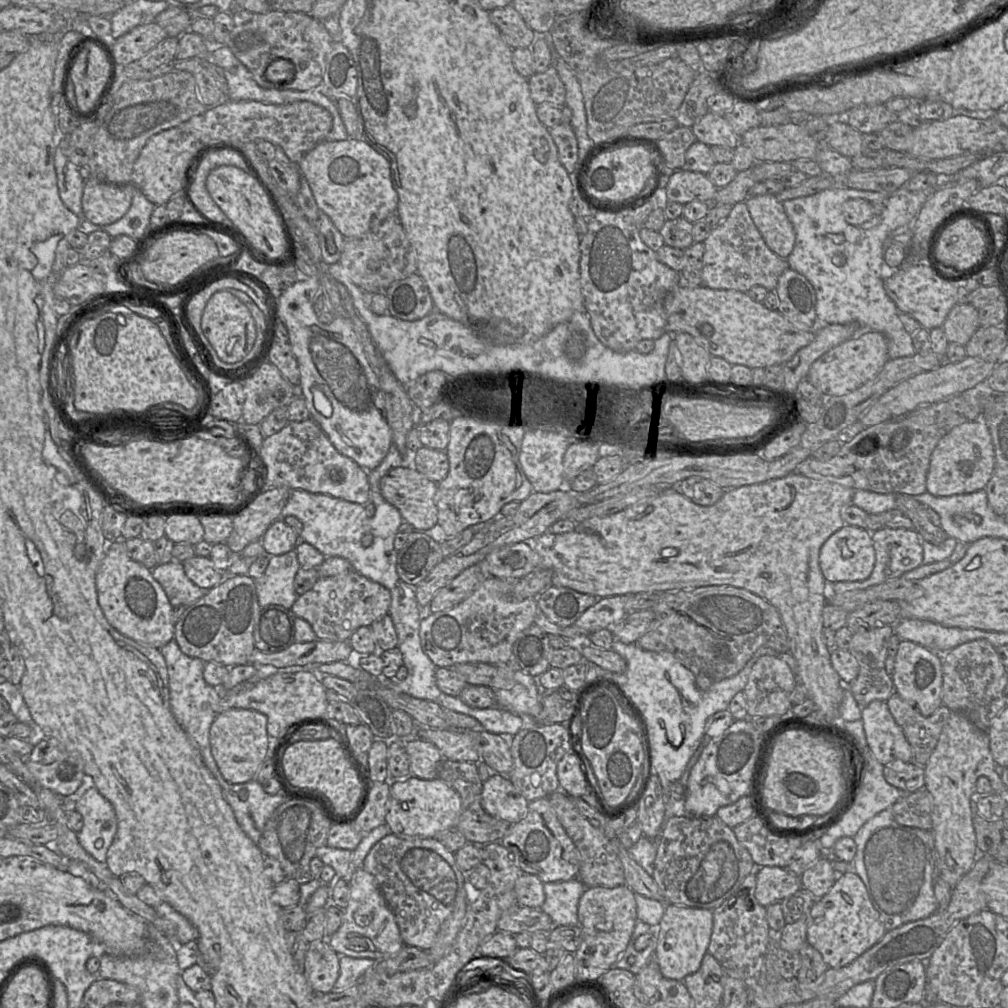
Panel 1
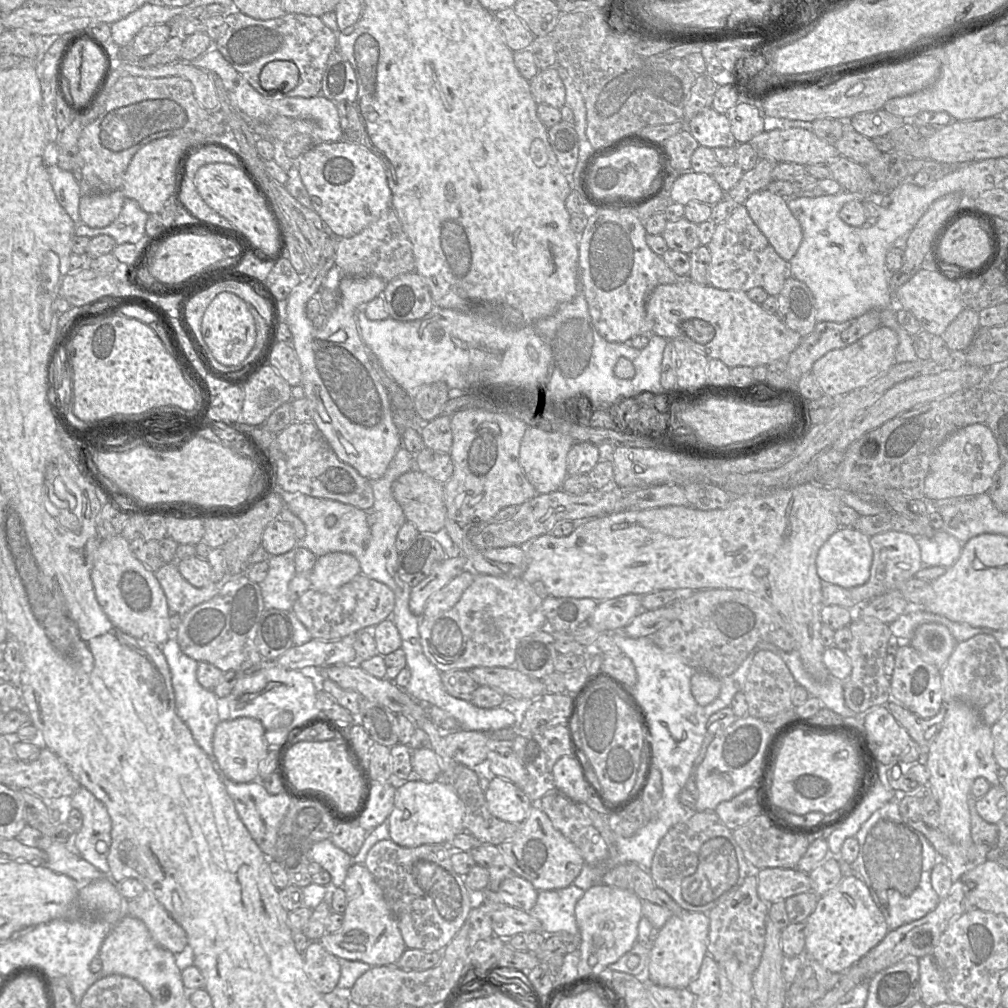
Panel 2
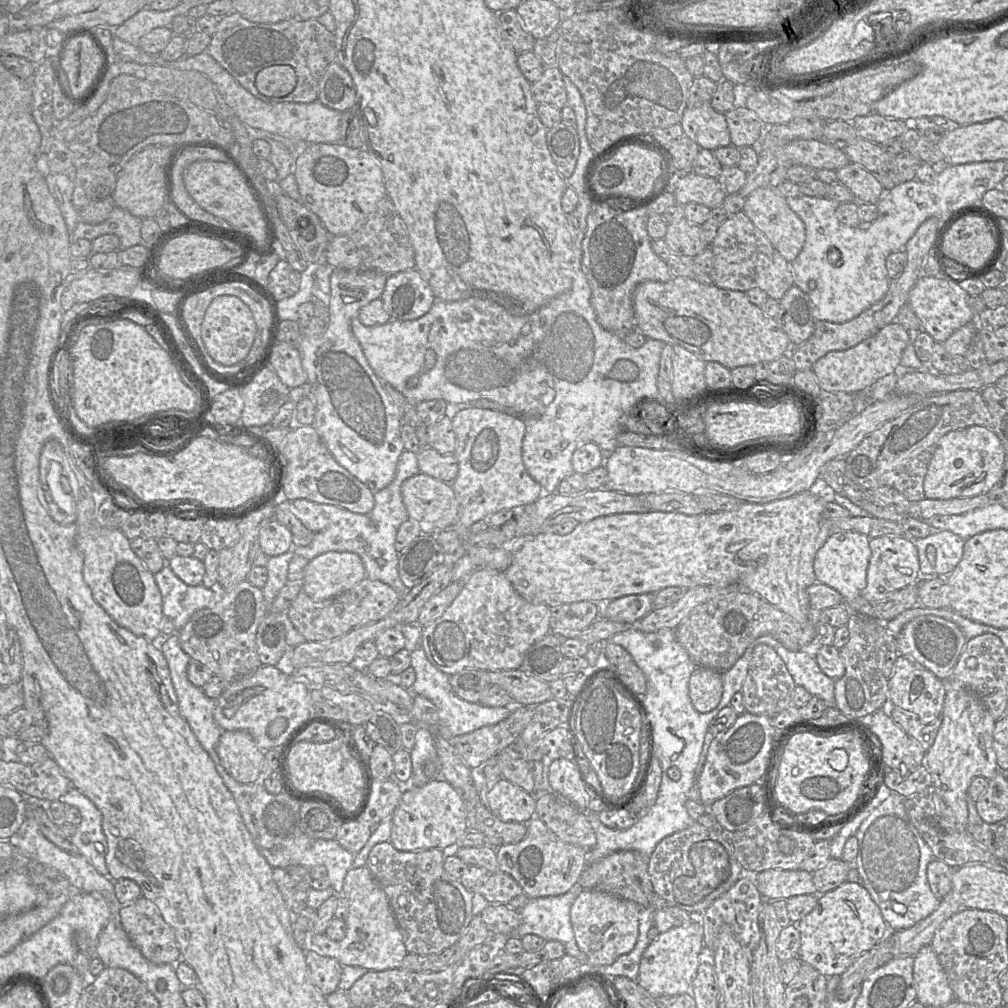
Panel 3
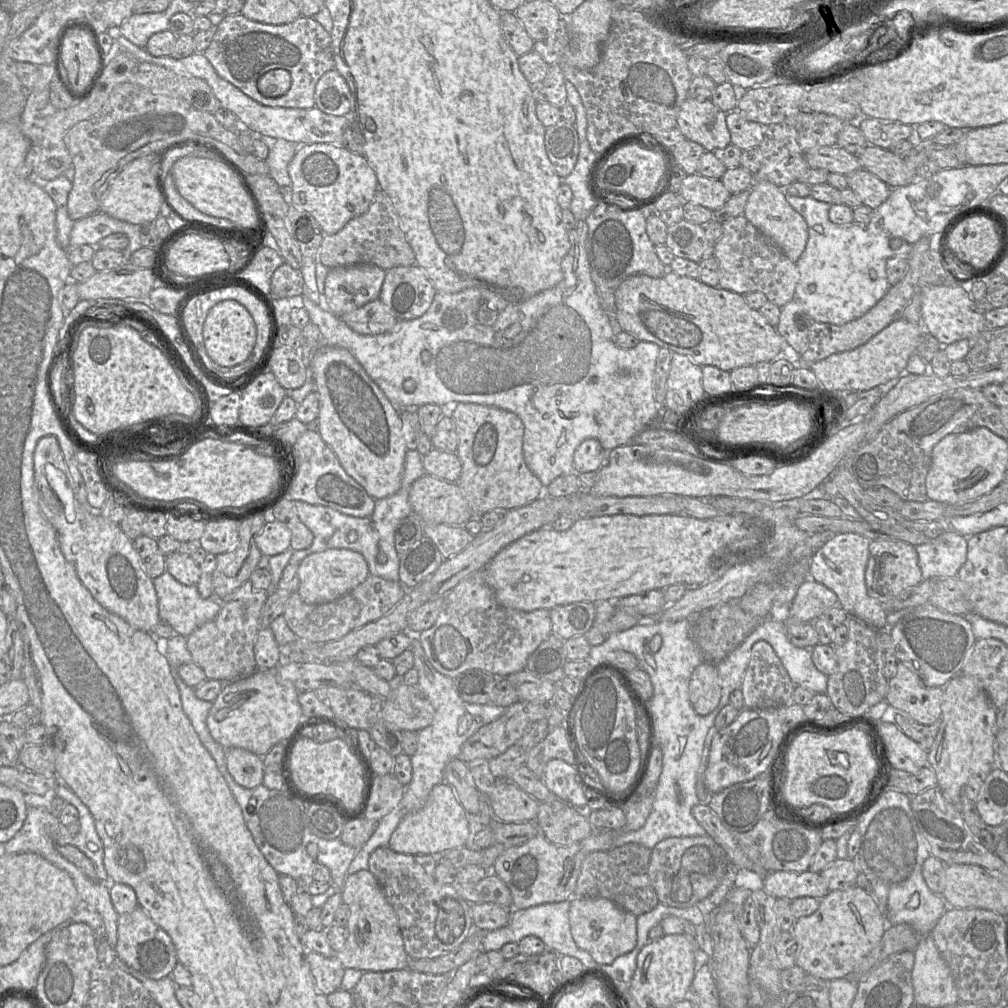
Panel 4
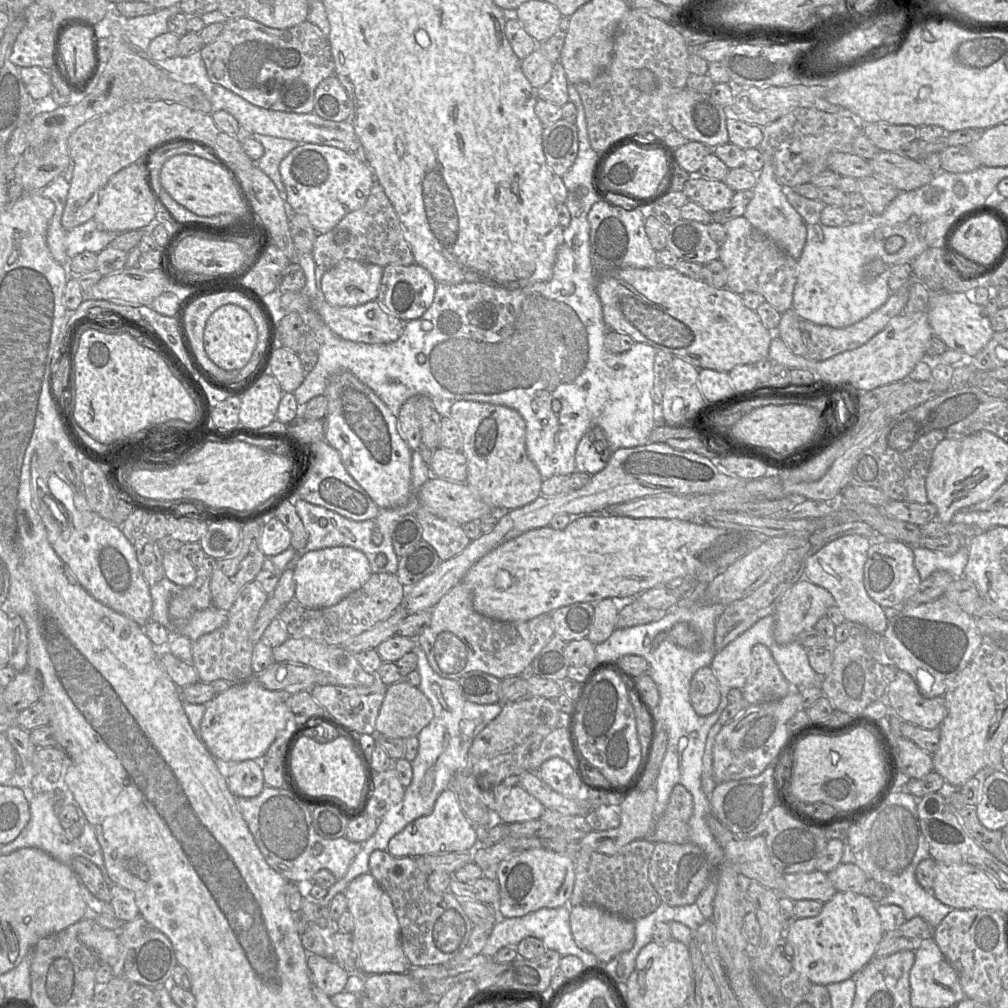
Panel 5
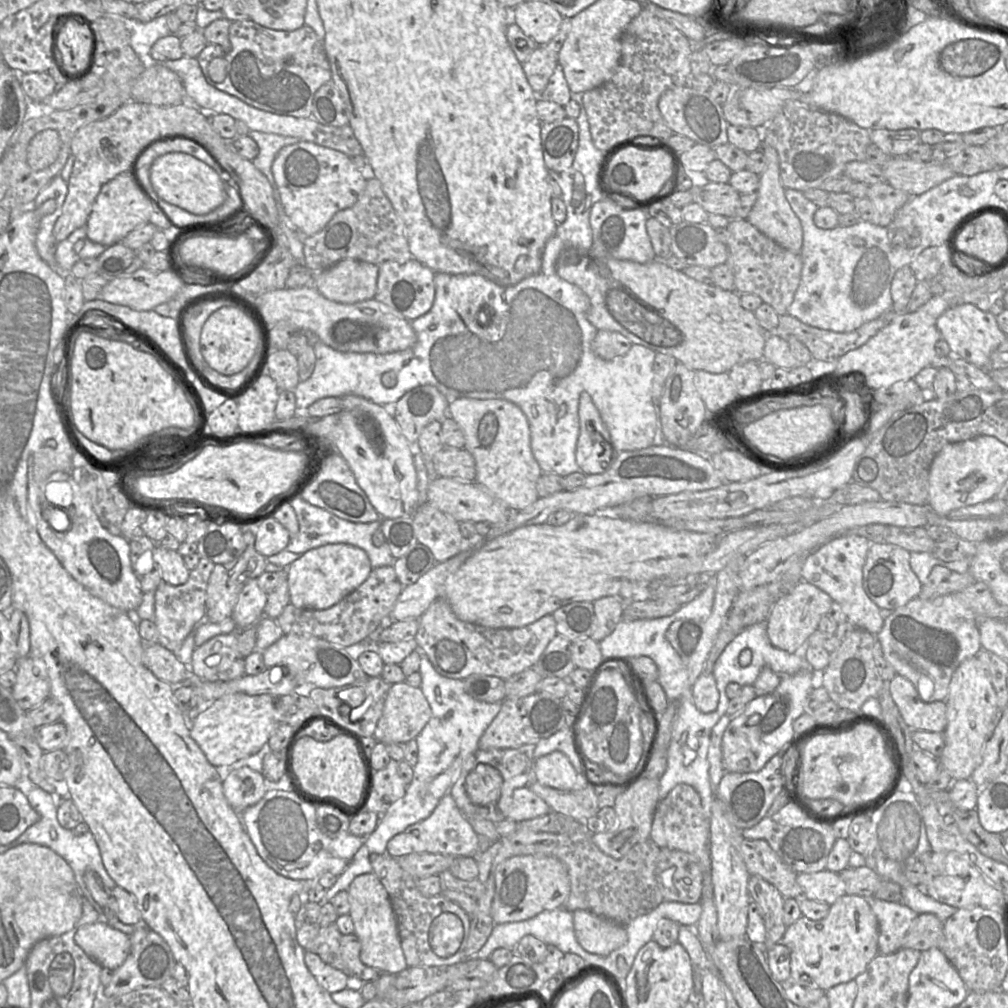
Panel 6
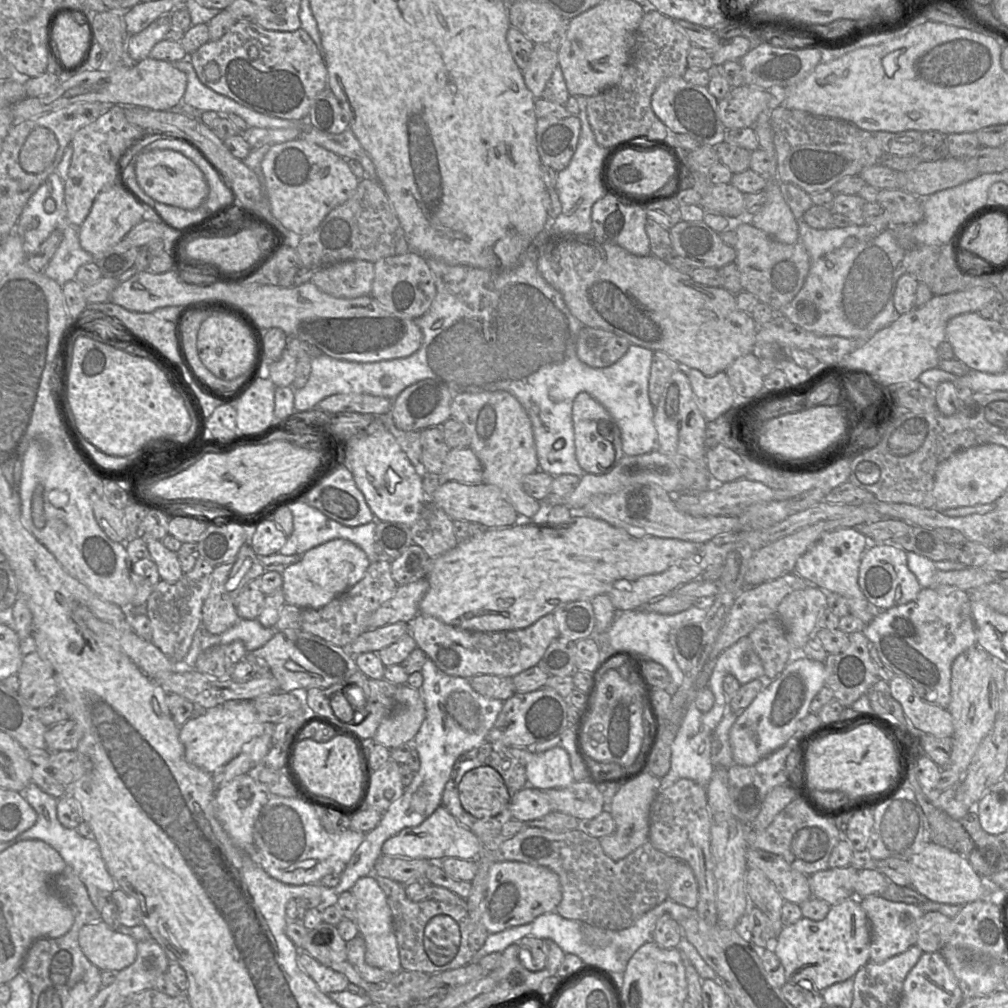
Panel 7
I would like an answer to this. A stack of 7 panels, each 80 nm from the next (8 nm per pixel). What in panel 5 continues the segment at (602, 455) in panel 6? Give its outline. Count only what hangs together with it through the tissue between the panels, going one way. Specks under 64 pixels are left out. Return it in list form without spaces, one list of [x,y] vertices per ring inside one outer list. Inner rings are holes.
[[[593,426],[578,443],[575,456],[576,470],[595,475],[607,466],[612,454],[603,429]]]

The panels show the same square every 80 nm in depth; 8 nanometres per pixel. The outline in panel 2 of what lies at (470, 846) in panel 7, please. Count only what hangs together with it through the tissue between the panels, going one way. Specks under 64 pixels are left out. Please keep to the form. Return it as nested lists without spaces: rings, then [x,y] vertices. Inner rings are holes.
[[[421,779],[407,781],[396,789],[394,806],[388,816],[390,839],[402,847],[413,848],[426,844],[448,845],[460,832],[464,831],[464,804],[458,794],[445,781],[424,782]]]

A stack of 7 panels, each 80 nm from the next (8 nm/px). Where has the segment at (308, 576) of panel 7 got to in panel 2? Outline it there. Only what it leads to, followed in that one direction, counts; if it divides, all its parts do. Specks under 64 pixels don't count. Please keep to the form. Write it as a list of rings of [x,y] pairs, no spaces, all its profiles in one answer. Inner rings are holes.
[[[331,552],[317,558],[309,573],[312,589],[333,592],[361,573],[358,560],[351,554]]]

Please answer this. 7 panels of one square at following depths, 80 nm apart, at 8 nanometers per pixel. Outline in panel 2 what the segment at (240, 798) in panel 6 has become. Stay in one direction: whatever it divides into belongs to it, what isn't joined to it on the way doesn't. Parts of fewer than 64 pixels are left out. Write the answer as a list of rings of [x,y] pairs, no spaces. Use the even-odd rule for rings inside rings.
[[[241,717],[220,721],[213,735],[213,753],[227,778],[235,783],[258,780],[259,766],[267,756],[269,746],[262,723],[254,718]]]

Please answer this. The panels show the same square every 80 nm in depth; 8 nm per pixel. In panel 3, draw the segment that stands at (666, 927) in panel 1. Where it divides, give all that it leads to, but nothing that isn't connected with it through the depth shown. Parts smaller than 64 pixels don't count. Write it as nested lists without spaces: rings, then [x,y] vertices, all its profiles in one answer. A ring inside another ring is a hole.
[[[698,920],[660,933],[644,951],[638,983],[653,997],[675,996],[690,992],[701,961],[705,958],[703,927]]]

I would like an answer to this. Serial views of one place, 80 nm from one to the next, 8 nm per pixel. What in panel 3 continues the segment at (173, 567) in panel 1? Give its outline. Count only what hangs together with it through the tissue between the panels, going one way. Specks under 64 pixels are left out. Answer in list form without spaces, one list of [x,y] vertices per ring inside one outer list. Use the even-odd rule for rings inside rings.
[[[167,564],[154,574],[154,579],[161,592],[163,615],[173,621],[176,631],[181,630],[196,611],[216,605],[211,588],[185,584]]]

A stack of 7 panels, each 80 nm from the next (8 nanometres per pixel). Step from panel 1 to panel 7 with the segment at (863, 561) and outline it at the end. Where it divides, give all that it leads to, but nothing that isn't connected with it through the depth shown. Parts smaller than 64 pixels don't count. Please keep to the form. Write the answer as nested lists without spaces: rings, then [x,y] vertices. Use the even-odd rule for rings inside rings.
[[[855,528],[837,529],[825,534],[813,544],[798,558],[794,568],[796,574],[815,583],[822,590],[843,596],[848,603],[850,614],[865,625],[870,623],[874,616],[870,612],[870,603],[859,587],[858,577],[862,556],[869,545],[867,537]]]

